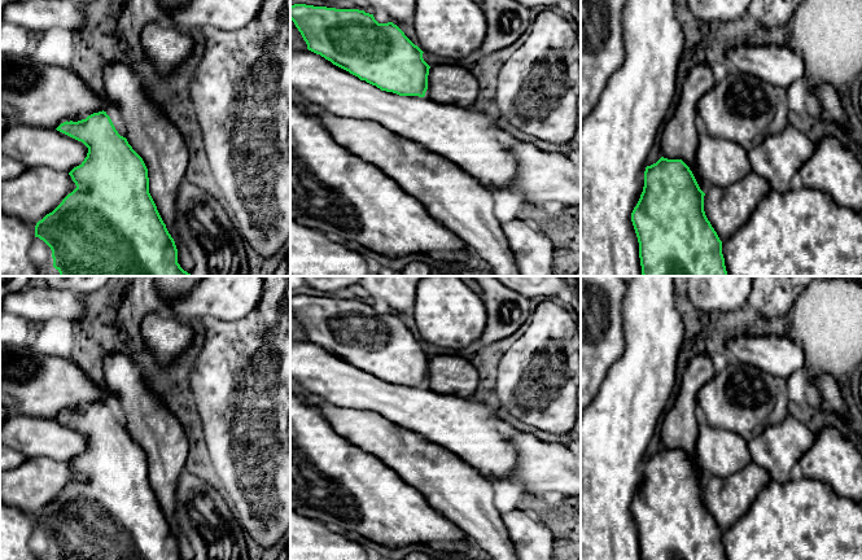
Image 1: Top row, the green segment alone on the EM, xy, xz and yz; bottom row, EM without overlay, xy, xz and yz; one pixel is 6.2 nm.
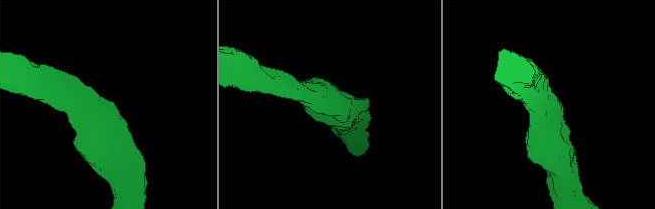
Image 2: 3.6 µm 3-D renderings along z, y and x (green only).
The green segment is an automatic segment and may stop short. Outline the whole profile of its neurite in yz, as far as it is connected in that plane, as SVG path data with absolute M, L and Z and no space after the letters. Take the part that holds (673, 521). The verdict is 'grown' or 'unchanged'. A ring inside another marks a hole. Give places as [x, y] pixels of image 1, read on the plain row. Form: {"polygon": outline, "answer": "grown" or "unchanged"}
{"polygon": "M695 355L686 364L675 401L665 411L661 449L646 458L643 482L631 503L642 560L726 560L722 531L704 502L708 474L696 458L697 394L713 377L713 362L708 355Z", "answer": "grown"}

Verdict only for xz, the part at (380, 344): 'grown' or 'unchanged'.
grown

